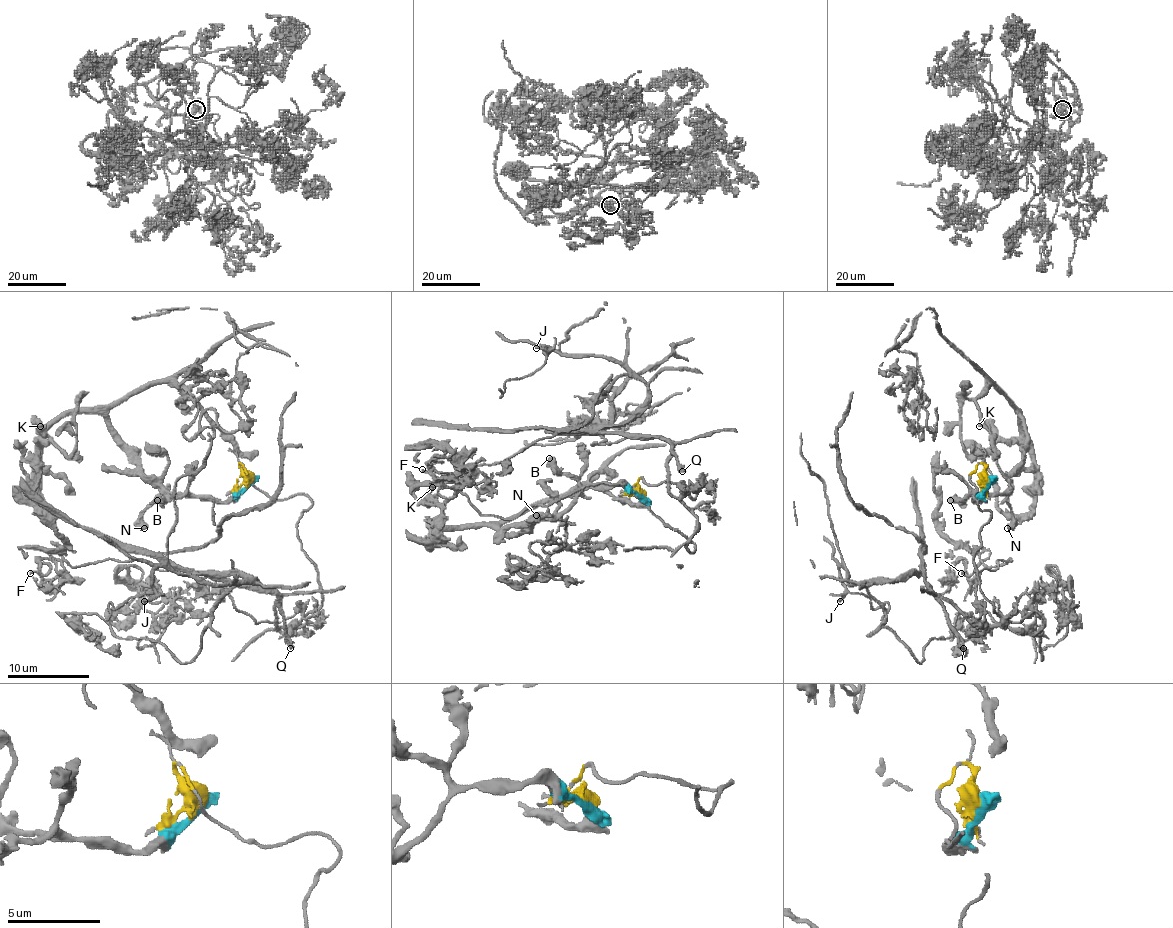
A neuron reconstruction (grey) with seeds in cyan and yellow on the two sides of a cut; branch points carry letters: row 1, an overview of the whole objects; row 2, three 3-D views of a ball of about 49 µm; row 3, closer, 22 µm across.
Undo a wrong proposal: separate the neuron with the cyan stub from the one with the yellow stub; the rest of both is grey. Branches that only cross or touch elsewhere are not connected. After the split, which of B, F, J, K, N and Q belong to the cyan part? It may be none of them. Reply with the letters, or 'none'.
B, K, N

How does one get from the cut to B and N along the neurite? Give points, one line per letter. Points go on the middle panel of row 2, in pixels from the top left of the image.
B: (640, 496), (618, 486), (583, 486), (562, 474), (548, 457)
N: (640, 496), (618, 486), (585, 488), (566, 509), (534, 521), (536, 515)

